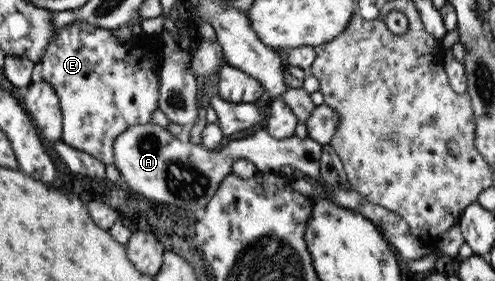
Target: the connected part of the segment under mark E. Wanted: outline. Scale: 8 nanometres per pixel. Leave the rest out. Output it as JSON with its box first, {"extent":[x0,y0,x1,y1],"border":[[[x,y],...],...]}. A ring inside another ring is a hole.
{"extent":[36,21,162,165],"border":[[[74,21],[57,28],[42,58],[37,64],[36,74],[49,82],[57,95],[62,116],[60,140],[77,151],[84,151],[90,157],[100,160],[103,165],[113,164],[113,140],[119,133],[133,125],[150,123],[151,113],[159,109],[159,87],[157,74],[162,64],[162,34],[133,35],[129,40],[117,42],[111,29],[101,29],[83,21]]]}

